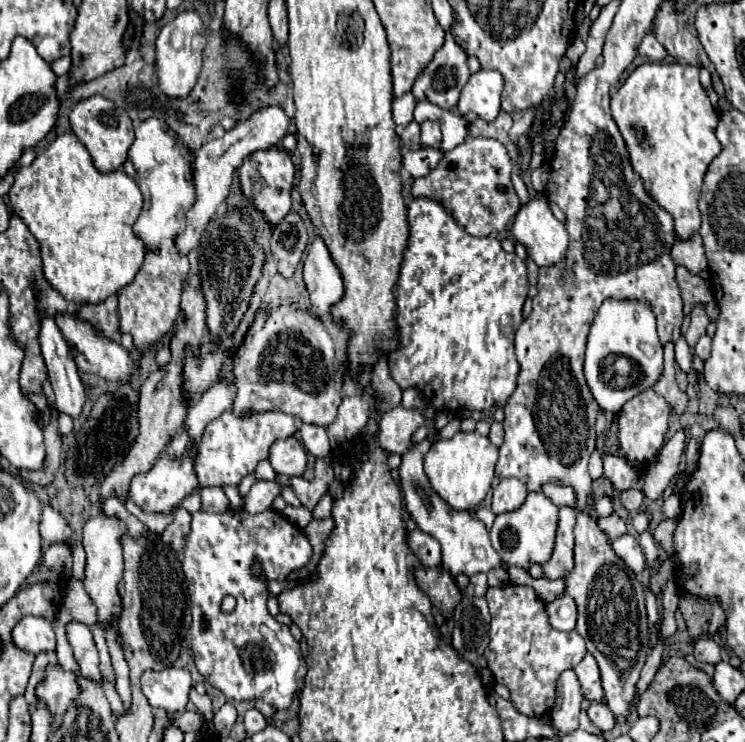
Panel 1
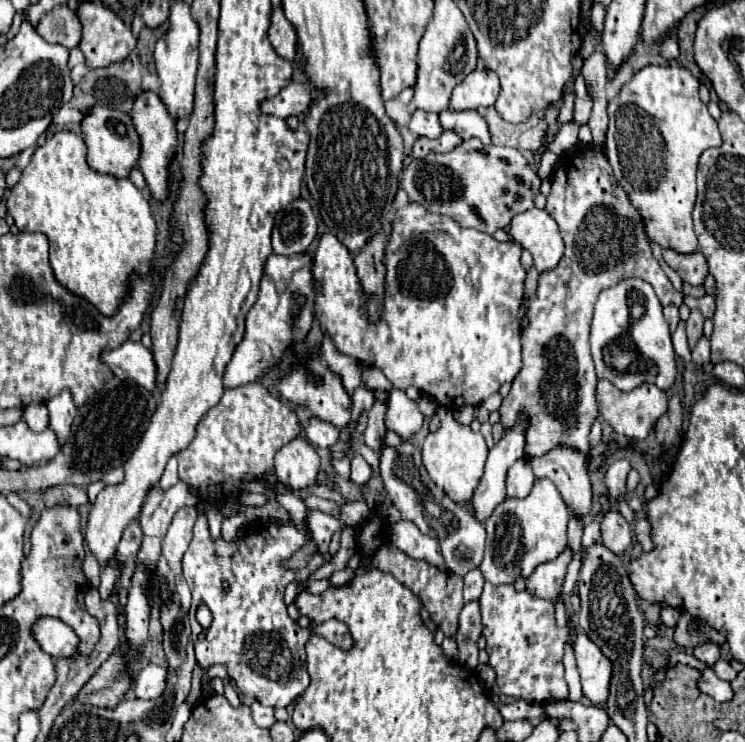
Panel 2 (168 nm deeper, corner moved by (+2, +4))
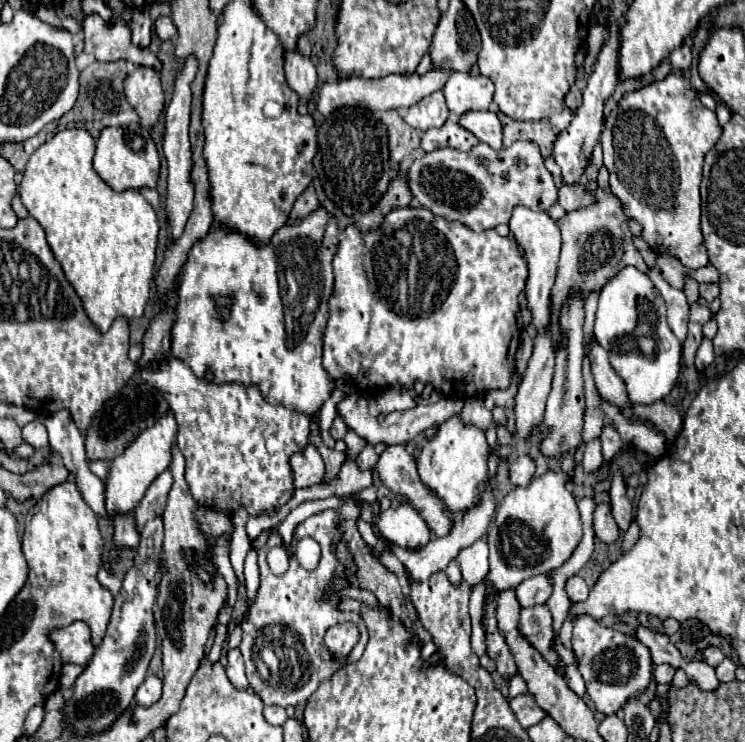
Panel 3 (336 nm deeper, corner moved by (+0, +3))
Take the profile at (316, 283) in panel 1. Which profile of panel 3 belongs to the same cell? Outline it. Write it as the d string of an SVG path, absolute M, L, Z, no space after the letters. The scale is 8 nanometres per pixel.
M410 206L396 208L384 218L378 230L368 232L364 238L354 226L348 226L338 234L338 248L334 254L334 276L336 276L336 282L334 282L334 292L328 300L330 318L324 332L324 356L322 356L322 366L332 378L348 374L352 376L360 392L364 392L364 388L368 392L378 392L380 388L384 390L396 382L404 384L406 388L412 388L416 382L422 382L422 384L432 384L432 388L442 396L462 398L462 400L476 398L490 390L506 390L510 386L510 380L514 374L516 342L520 336L520 328L516 322L516 314L520 310L518 294L524 290L524 284L528 278L526 262L514 238L502 238L496 234L496 230L474 232L462 222L448 222L440 216L434 216L426 208L410 208Z

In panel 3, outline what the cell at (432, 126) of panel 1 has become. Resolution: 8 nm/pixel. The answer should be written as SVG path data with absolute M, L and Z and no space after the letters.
M442 90L422 98L418 104L408 108L408 114L404 116L404 122L418 130L430 130L440 128L448 120L448 108Z

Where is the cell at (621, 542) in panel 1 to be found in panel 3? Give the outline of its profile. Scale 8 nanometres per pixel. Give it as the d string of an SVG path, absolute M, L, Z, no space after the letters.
M598 504L594 510L594 532L604 544L614 544L618 540L620 528L608 504Z

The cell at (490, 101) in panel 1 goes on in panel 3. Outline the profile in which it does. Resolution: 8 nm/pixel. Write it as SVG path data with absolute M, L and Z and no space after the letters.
M452 72L442 88L448 110L462 116L468 110L488 110L494 96L494 82L486 76Z

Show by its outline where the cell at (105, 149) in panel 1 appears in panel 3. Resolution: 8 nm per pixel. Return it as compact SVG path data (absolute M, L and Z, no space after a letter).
M130 124L130 128L122 128L122 126L104 128L96 140L94 170L116 192L122 192L126 188L138 190L142 186L154 188L160 172L160 158L156 144L150 138L150 130L142 128L140 124Z

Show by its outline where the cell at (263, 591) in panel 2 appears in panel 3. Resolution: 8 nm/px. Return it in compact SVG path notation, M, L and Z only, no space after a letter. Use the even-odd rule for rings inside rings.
M324 510L316 516L310 516L302 524L298 524L294 530L296 542L302 540L304 536L308 536L320 544L322 556L320 556L318 568L314 568L314 570L302 568L300 562L296 560L296 556L292 556L288 572L284 576L274 576L268 570L266 554L270 548L282 544L282 538L276 532L270 534L268 542L258 550L260 588L256 592L254 602L248 606L248 610L244 614L246 618L240 622L240 626L242 626L240 652L246 662L248 682L254 688L254 692L262 698L264 704L276 704L282 708L298 706L302 702L306 704L308 698L318 688L320 680L326 680L332 672L336 672L336 668L340 668L342 662L332 660L330 652L322 644L322 638L330 626L334 626L338 622L352 622L360 632L360 640L354 646L352 654L346 658L346 662L356 662L364 654L364 648L368 642L368 632L366 632L364 620L360 618L358 612L338 612L334 608L334 604L338 602L336 590L340 590L344 582L336 582L338 586L334 586L334 592L330 594L328 604L320 602L320 598L318 598L322 588L336 576L336 572L342 570L342 566L338 564L336 556L330 550L332 542L336 542L340 538L338 530L336 530L336 520L338 520L336 510ZM312 674L314 674L314 682L310 682Z

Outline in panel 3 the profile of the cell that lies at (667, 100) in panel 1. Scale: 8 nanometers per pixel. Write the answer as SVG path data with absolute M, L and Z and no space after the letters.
M672 72L662 80L628 92L616 108L606 118L604 130L600 134L600 144L604 148L604 166L610 170L610 190L624 200L628 216L642 224L642 238L656 254L676 256L688 268L700 268L708 264L706 248L702 244L700 232L700 180L704 154L718 142L722 126L712 110L702 106L698 92L692 88L690 80Z

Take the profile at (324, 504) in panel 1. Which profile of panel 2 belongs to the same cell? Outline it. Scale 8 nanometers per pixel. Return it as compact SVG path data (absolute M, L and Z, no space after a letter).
M298 437L276 453L274 469L276 477L282 483L294 489L304 489L316 483L316 475L320 471L320 457L306 439Z

